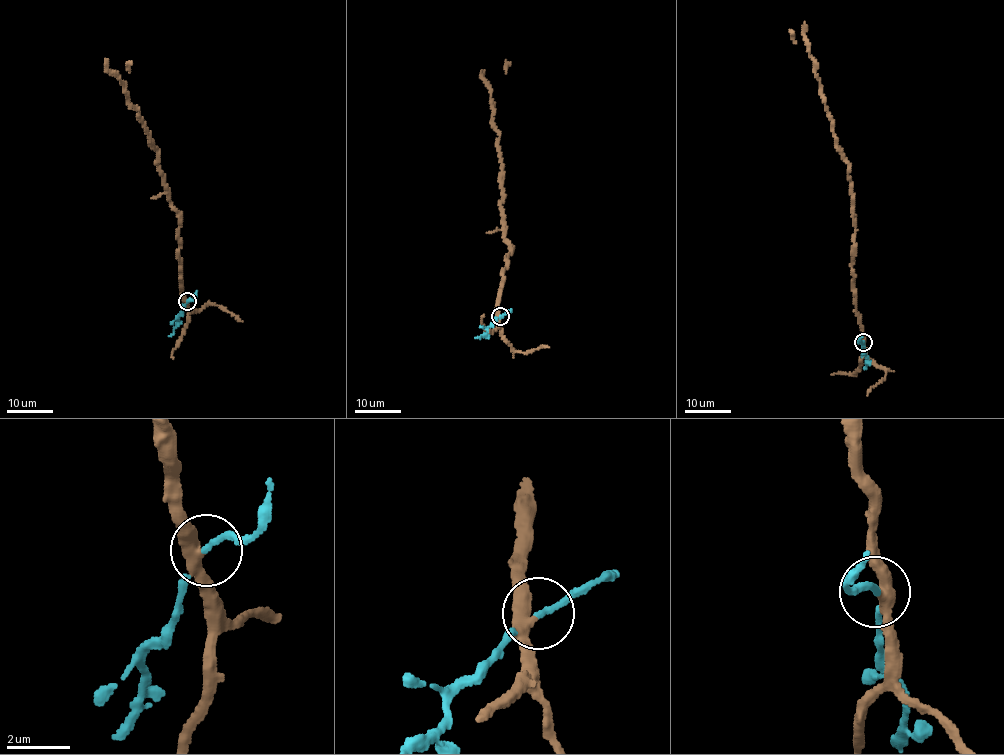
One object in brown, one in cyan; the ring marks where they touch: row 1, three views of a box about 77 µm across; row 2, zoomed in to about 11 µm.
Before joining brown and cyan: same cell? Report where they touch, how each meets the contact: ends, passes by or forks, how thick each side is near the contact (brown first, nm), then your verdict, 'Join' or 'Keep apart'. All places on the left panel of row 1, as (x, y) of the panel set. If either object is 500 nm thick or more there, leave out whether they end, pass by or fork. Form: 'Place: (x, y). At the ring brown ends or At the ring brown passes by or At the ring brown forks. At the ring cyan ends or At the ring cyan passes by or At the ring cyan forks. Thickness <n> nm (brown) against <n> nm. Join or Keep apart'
Place: (187, 301). At the ring brown passes by. At the ring cyan passes by. Thickness 400 nm (brown) against 130 nm. Keep apart

